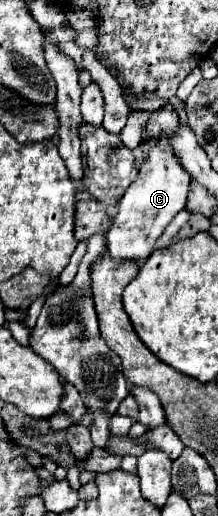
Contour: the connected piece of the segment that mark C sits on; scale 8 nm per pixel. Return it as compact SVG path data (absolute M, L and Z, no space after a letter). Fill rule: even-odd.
M162 108L146 126L146 134L150 150L148 156L142 160L138 178L130 184L130 188L124 192L124 196L118 200L118 212L112 218L112 226L106 234L108 244L134 244L134 262L142 264L148 254L154 252L156 240L162 236L164 228L172 222L172 218L186 206L186 196L192 184L192 176L180 166L176 156L172 154L170 142L174 140L176 126L180 124L180 118L176 110Z

